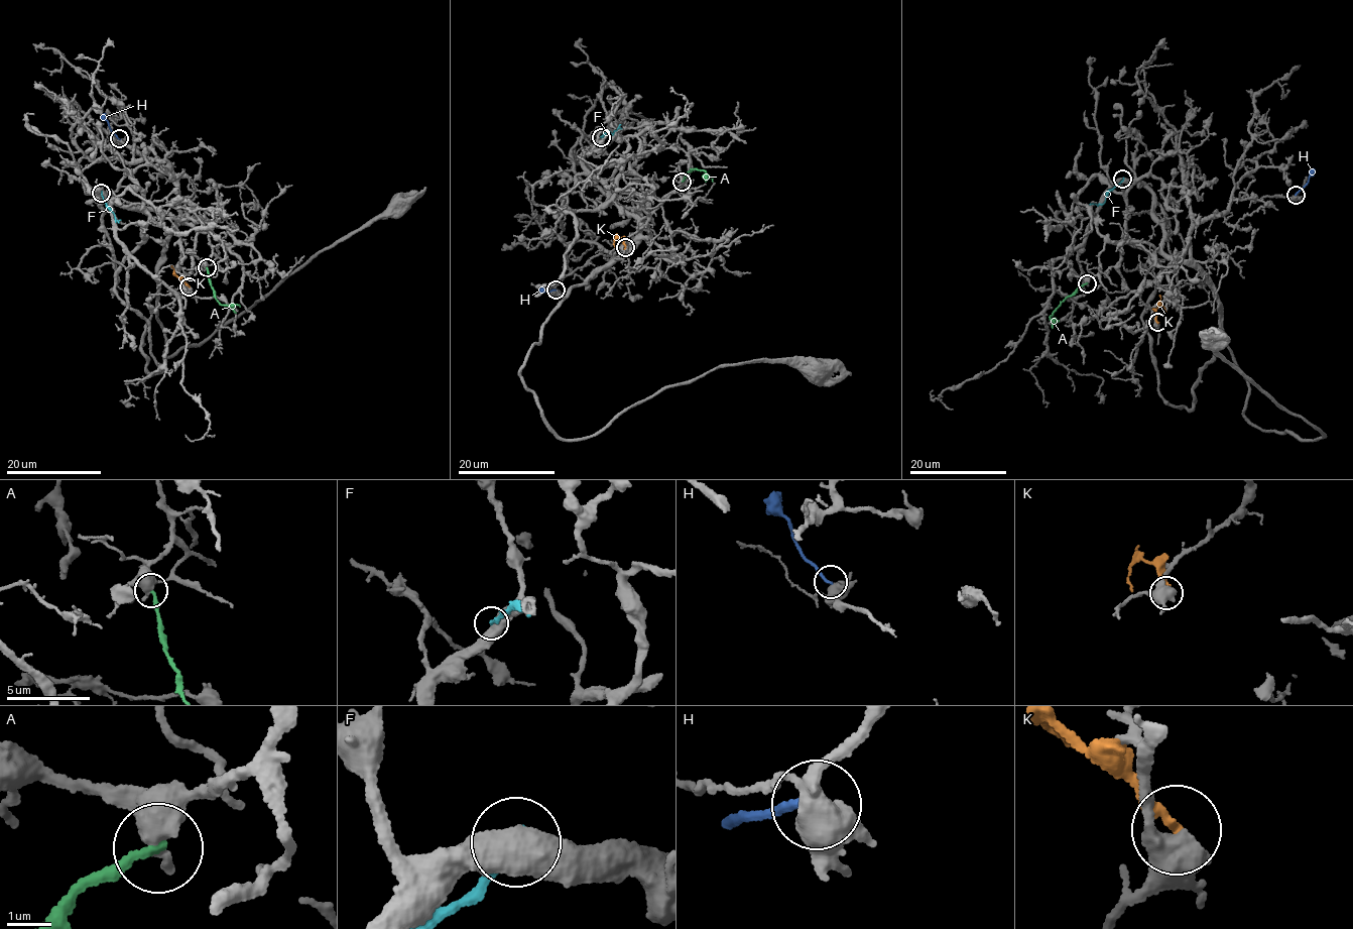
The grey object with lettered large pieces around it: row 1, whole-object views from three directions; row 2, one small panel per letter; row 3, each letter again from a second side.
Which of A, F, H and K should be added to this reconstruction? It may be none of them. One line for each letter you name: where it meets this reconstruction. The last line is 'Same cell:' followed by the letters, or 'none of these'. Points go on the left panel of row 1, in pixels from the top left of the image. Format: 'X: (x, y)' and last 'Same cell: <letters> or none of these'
Same cell: none of these

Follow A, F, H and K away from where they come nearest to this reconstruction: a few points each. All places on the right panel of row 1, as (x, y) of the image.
A: (1087, 283), (1055, 309), (1050, 317), (1054, 325)
F: (1122, 179), (1103, 203), (1089, 205)
H: (1296, 195), (1308, 182), (1314, 168)
K: (1156, 322), (1159, 296)

